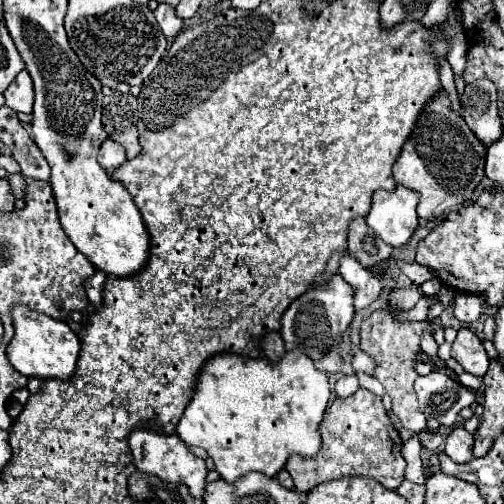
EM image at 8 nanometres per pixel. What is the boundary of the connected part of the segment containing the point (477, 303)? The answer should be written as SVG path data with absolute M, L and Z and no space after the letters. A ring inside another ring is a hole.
M465 293L455 295L453 313L465 325L469 325L481 317L481 307L483 307L483 301L477 295L465 295Z

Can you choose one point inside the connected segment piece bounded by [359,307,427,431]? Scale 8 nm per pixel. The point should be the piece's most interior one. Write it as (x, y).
(394, 346)

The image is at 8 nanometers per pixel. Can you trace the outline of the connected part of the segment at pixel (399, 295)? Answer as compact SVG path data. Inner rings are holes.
M409 283L409 285L405 285L405 287L399 287L399 289L393 289L393 291L389 293L389 303L399 305L399 307L403 307L403 309L415 307L415 303L417 303L419 299L421 299L421 291L419 291L419 287L413 285L413 283Z

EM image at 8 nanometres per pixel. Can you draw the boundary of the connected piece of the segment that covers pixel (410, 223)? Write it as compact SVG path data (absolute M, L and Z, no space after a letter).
M397 185L395 191L375 191L365 221L385 243L401 247L419 225L415 211L417 199L417 191L403 185Z

